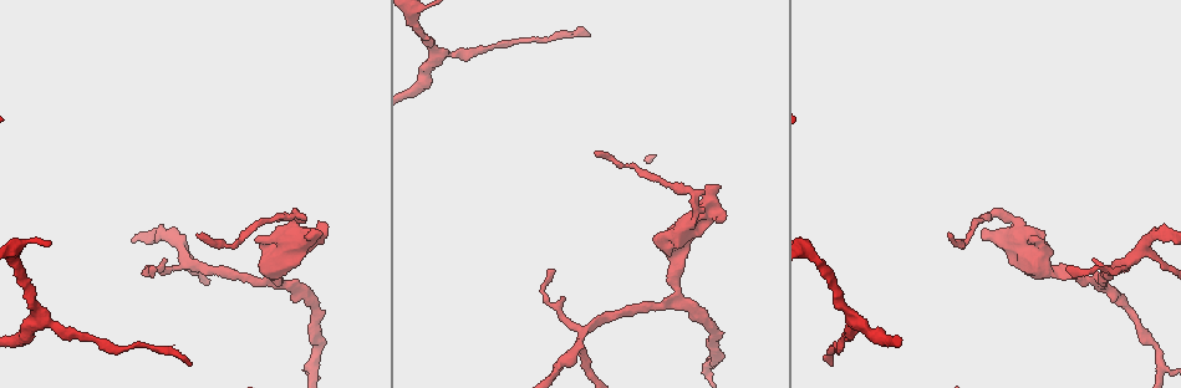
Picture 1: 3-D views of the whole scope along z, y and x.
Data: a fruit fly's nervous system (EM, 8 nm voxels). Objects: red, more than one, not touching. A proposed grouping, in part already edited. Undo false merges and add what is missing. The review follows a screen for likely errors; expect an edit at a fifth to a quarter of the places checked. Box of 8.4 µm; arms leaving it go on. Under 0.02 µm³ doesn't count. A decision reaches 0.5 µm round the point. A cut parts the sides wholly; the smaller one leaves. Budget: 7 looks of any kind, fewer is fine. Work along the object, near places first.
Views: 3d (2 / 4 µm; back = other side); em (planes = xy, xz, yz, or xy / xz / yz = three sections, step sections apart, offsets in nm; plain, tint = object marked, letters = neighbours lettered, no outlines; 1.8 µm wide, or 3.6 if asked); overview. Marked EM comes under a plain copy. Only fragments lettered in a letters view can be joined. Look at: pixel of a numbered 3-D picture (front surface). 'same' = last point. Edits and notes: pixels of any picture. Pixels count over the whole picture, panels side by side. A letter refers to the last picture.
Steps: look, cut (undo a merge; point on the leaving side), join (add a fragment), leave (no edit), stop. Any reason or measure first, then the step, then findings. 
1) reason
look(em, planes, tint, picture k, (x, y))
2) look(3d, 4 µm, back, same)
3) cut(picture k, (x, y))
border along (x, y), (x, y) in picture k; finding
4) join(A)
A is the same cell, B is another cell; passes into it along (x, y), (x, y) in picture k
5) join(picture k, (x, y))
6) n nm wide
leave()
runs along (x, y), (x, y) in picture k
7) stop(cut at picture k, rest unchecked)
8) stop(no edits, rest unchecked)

narrows sharply
look(em, 3.6 µm, xz, step 8, tint, picture 1, (492, 46))

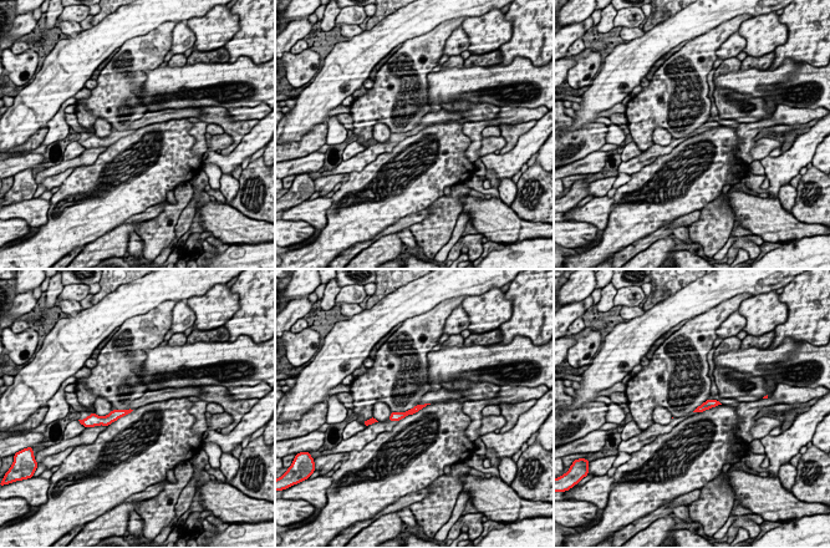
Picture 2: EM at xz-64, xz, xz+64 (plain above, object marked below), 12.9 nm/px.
another direction
look(em, 3.6 µm, planes, letters, same)

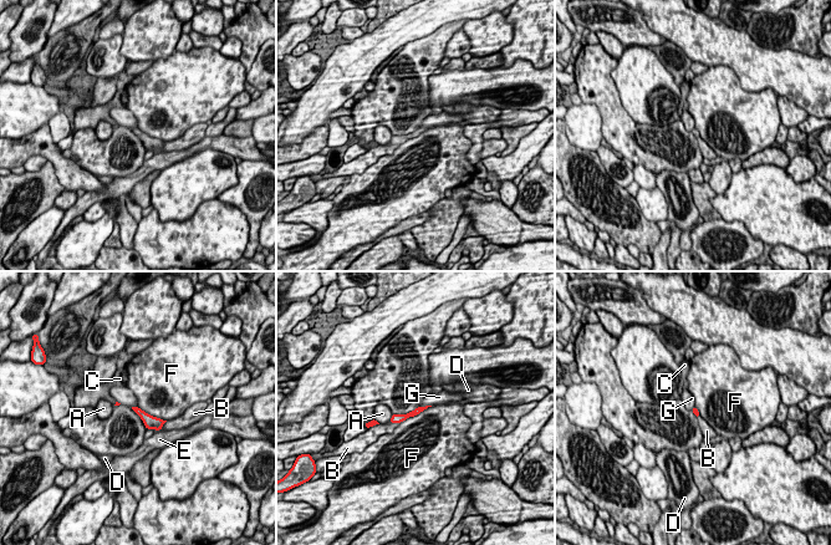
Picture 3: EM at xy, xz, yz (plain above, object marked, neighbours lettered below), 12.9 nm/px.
70 nm wide
leave()
A, B, C, D, E, F and G are other cells; runs along (417, 411), (393, 419) in picture 3; continuous, no second cell

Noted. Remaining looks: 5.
abrupt turn
look(em, planes, letters, picture 1, (1087, 279))

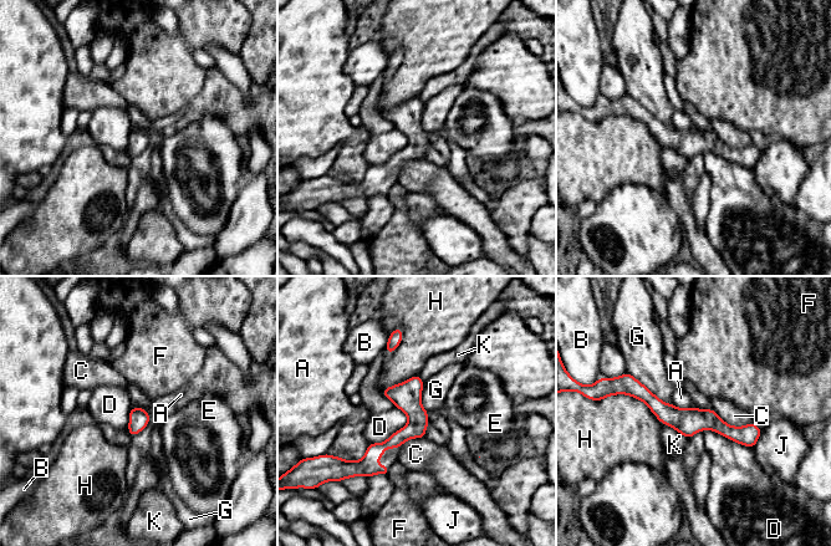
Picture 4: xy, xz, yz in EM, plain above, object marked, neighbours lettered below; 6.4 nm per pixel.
leave()
A, B, C, D, E, F, G, H, J and K are other cells; runs along (626, 389), (679, 419), (756, 433) in picture 4; all the same cell

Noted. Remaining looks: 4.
calibre changes
look(em, yz, step 16, tint, picture 1, (1012, 231))

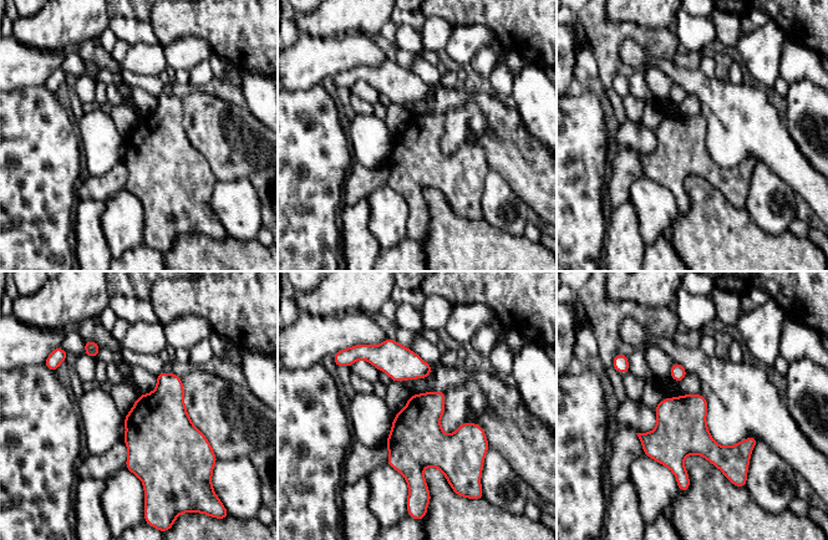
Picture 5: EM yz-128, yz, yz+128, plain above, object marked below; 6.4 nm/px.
cut it another way
look(em, planes, tint, same)

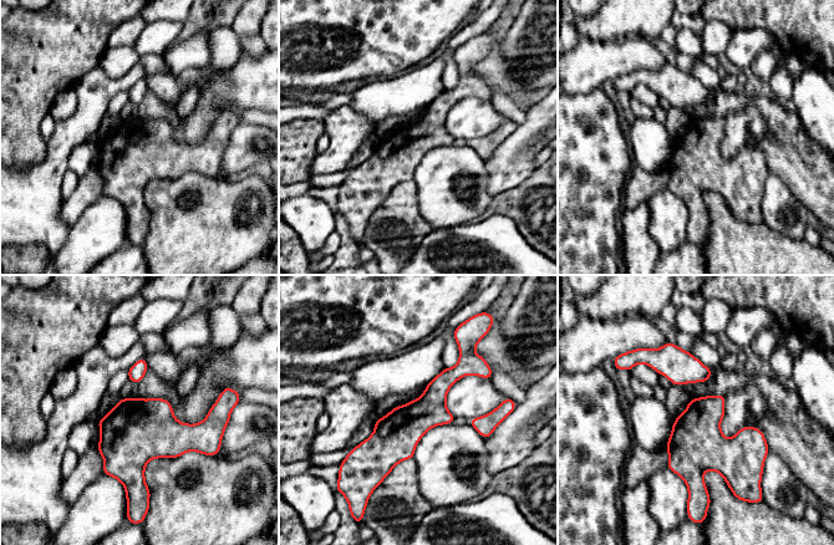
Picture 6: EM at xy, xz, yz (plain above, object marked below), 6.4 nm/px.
look(em, planes, letters, same)

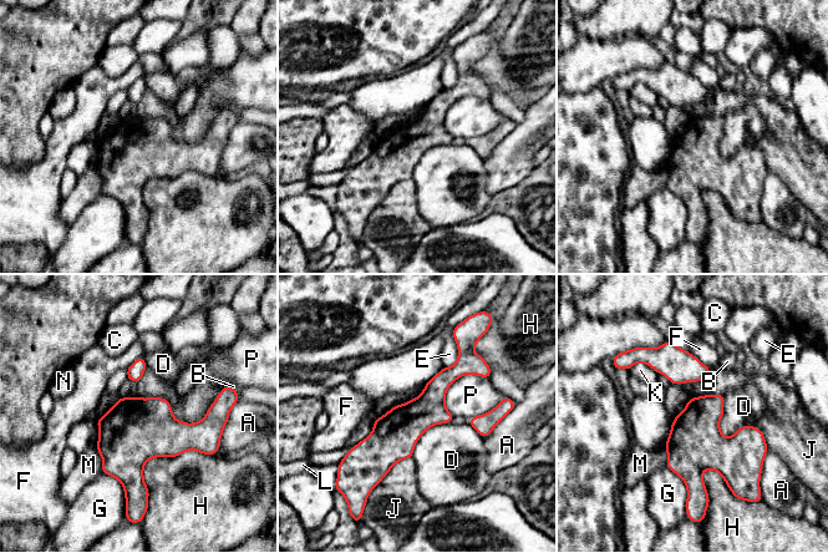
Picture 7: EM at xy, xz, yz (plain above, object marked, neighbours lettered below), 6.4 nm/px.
280 nm wide
leave()
A, B, C, D, E, F, G, H, J, K, L, M, N and P are other cells; runs along (478, 371), (458, 369), (376, 452), (354, 452) in picture 7; all the same cell

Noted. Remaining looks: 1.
stop(no edits, rest unchecked)

